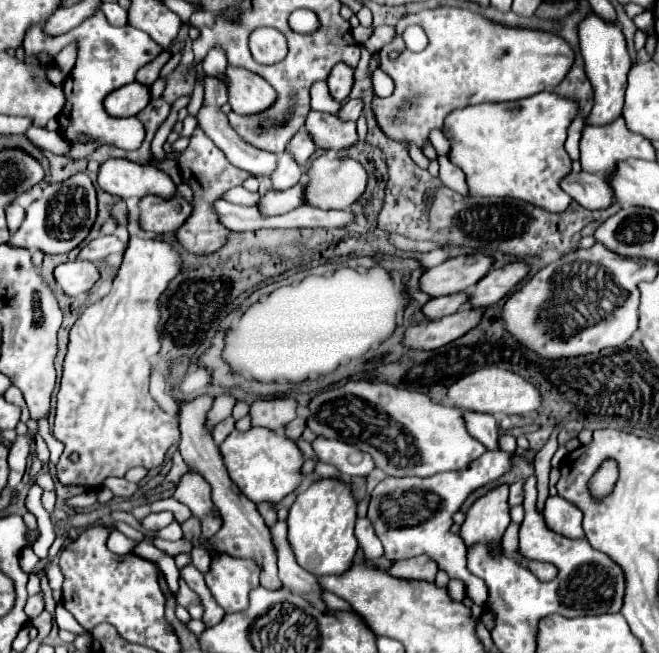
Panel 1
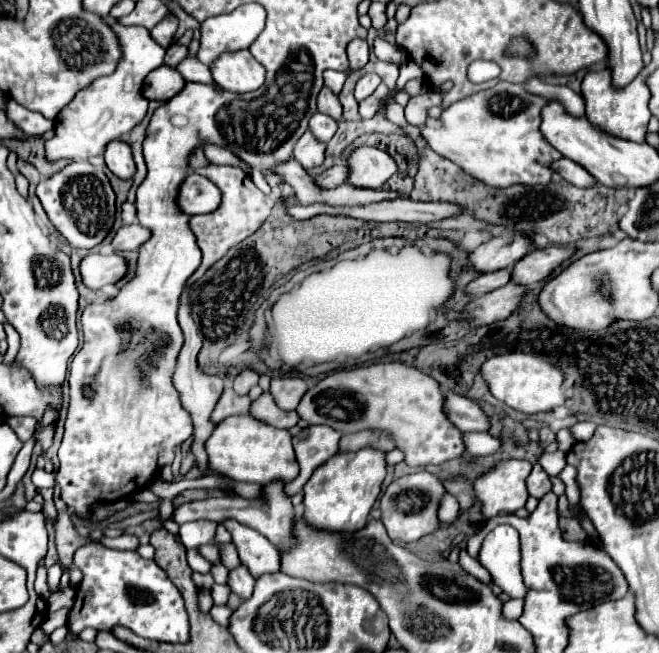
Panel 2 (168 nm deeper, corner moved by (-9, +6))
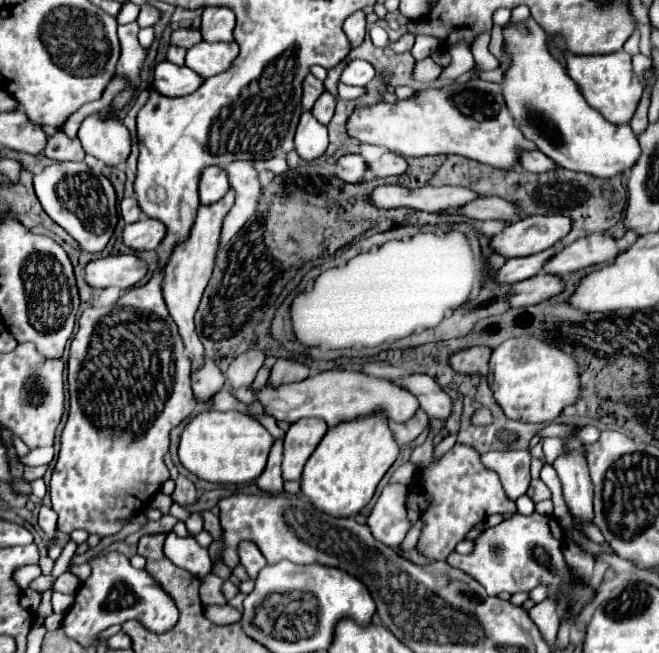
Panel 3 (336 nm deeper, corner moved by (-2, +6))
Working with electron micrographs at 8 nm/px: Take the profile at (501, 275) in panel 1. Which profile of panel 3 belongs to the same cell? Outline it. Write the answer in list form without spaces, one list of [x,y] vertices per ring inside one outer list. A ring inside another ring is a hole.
[[[596,232],[576,240],[574,244],[558,252],[552,260],[546,262],[544,272],[562,276],[566,272],[576,272],[594,264],[606,264],[606,262],[612,262],[622,250],[624,248],[620,248],[612,236]]]

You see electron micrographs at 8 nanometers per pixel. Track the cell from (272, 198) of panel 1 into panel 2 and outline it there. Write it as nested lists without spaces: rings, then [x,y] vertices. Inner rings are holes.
[[[335,164],[331,168],[327,168],[325,172],[317,174],[313,180],[319,188],[337,188],[345,182],[347,178],[347,166],[345,164]]]

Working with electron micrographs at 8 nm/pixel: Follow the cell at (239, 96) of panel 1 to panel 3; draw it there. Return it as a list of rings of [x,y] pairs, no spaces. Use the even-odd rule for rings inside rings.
[[[200,42],[194,48],[188,48],[186,66],[204,78],[210,78],[228,70],[236,56],[236,42]]]

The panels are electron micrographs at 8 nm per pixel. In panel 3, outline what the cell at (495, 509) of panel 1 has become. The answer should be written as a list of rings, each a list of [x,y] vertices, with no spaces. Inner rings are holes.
[[[502,450],[482,454],[482,462],[486,468],[500,476],[500,482],[510,500],[526,494],[530,486],[530,460],[532,454],[528,450]]]

